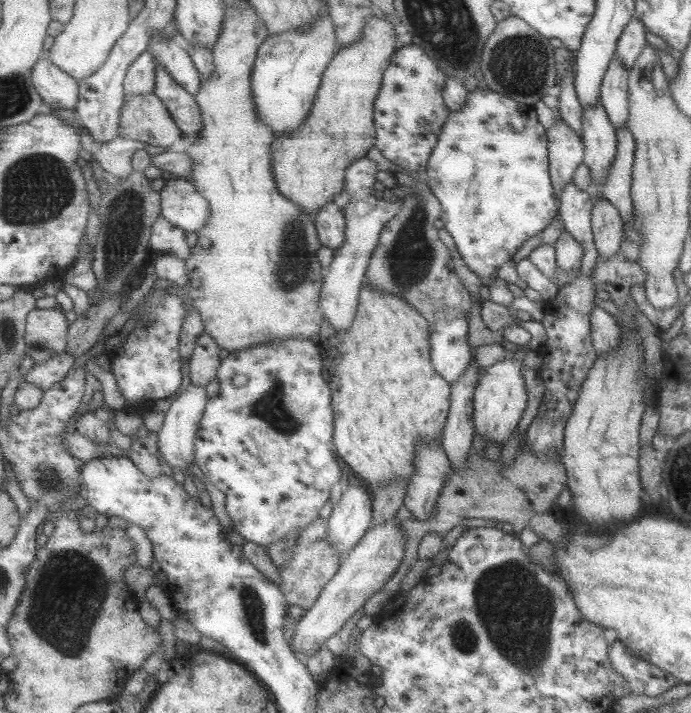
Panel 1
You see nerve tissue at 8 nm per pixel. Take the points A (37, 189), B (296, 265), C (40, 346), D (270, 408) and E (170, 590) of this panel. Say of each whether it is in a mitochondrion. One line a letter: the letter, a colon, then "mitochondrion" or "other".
A: mitochondrion
B: mitochondrion
C: mitochondrion
D: mitochondrion
E: other

